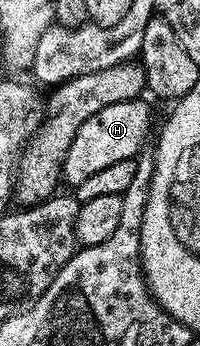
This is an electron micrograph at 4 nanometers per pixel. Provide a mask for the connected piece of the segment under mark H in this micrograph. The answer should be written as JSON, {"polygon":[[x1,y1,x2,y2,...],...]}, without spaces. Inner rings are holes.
{"polygon":[[145,99,125,100,116,102,112,106,104,106,80,130,76,130,76,138,72,138,72,146,68,146,68,154,62,163,62,180,76,186,84,182,92,174,113,166,116,162,133,160,143,151,146,139,151,139,150,108,145,104]]}

